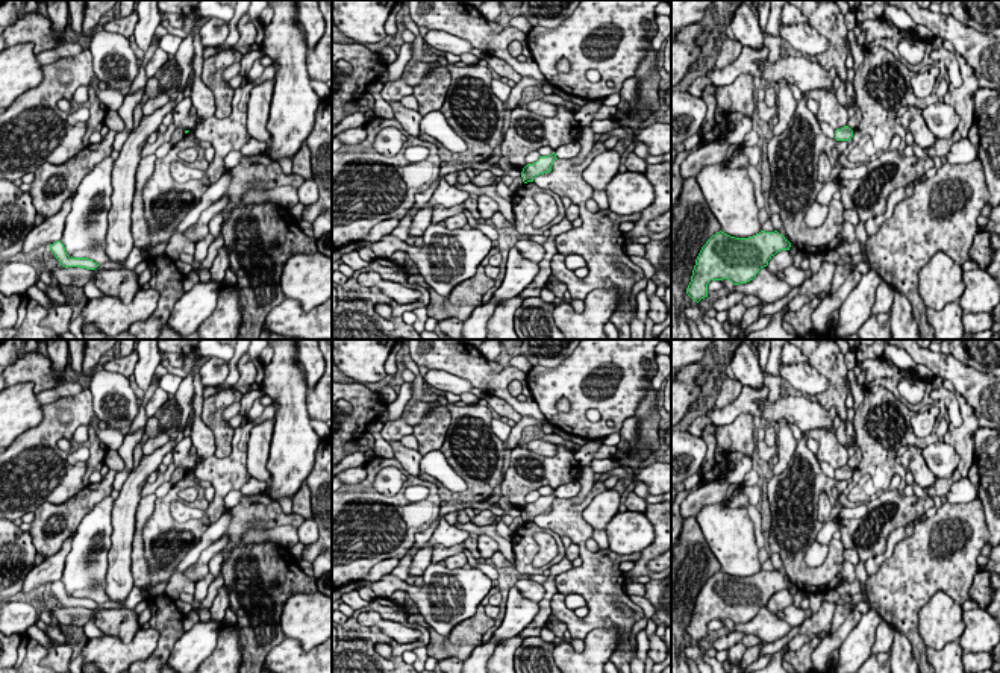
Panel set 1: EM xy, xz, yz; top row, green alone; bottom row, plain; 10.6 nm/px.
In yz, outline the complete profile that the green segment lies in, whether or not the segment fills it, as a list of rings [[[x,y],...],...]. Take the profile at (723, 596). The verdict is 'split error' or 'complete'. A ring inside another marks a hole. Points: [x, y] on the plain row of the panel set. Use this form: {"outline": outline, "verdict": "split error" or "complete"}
{"outline": [[[720,570],[702,587],[686,634],[698,643],[708,637],[711,620],[729,618],[733,624],[747,623],[777,591],[789,587],[791,582],[777,570],[761,570],[748,578],[735,578]]], "verdict": "complete"}

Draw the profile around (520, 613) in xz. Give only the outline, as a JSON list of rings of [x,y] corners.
[[[514,585],[509,590],[505,618],[494,631],[492,638],[500,644],[508,638],[520,635],[533,621],[538,611],[538,602],[524,599]]]

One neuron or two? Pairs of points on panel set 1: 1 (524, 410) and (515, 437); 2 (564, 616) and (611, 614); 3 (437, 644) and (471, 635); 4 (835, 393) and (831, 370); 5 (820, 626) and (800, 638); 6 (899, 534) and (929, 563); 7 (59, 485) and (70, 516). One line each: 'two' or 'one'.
1: two
2: one
3: one
4: one
5: one
6: two
7: two

